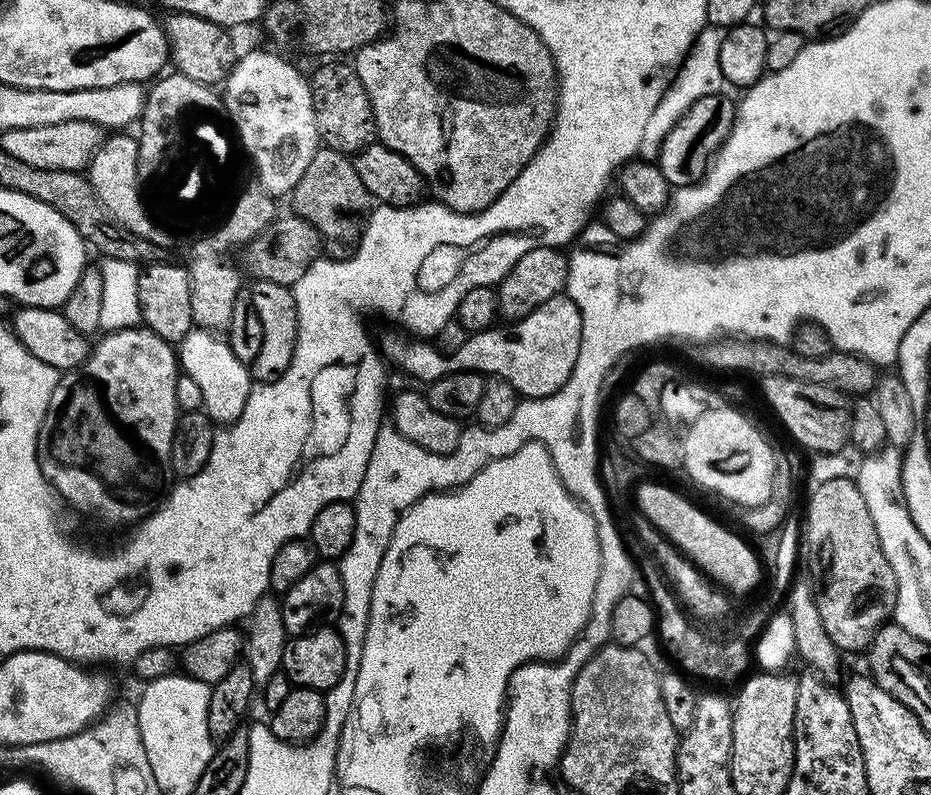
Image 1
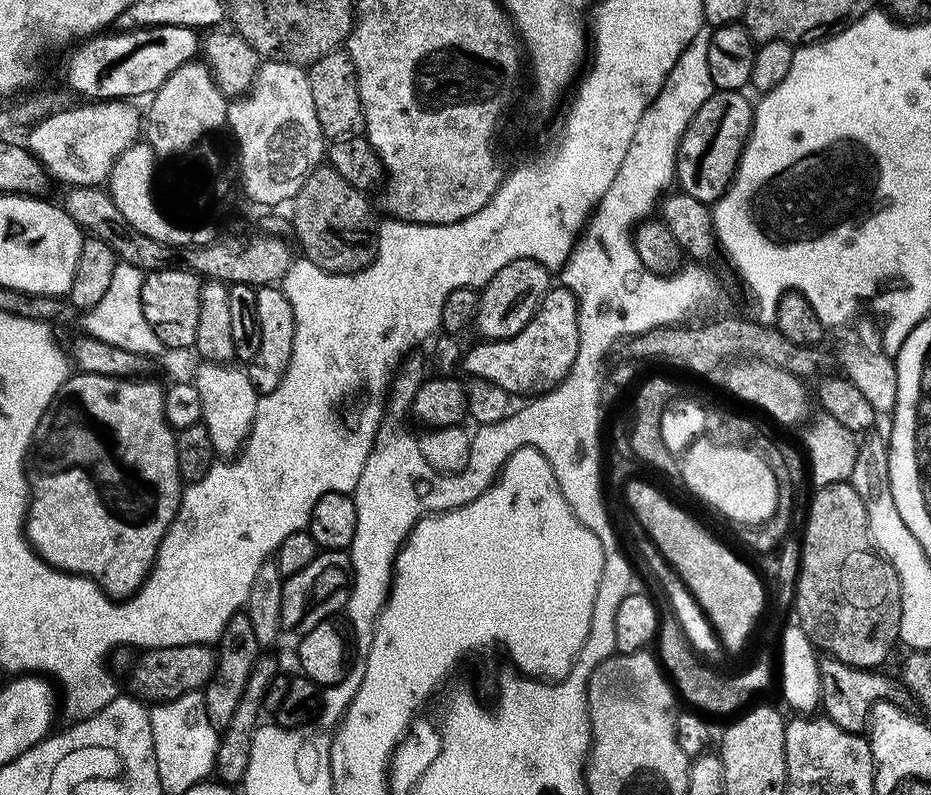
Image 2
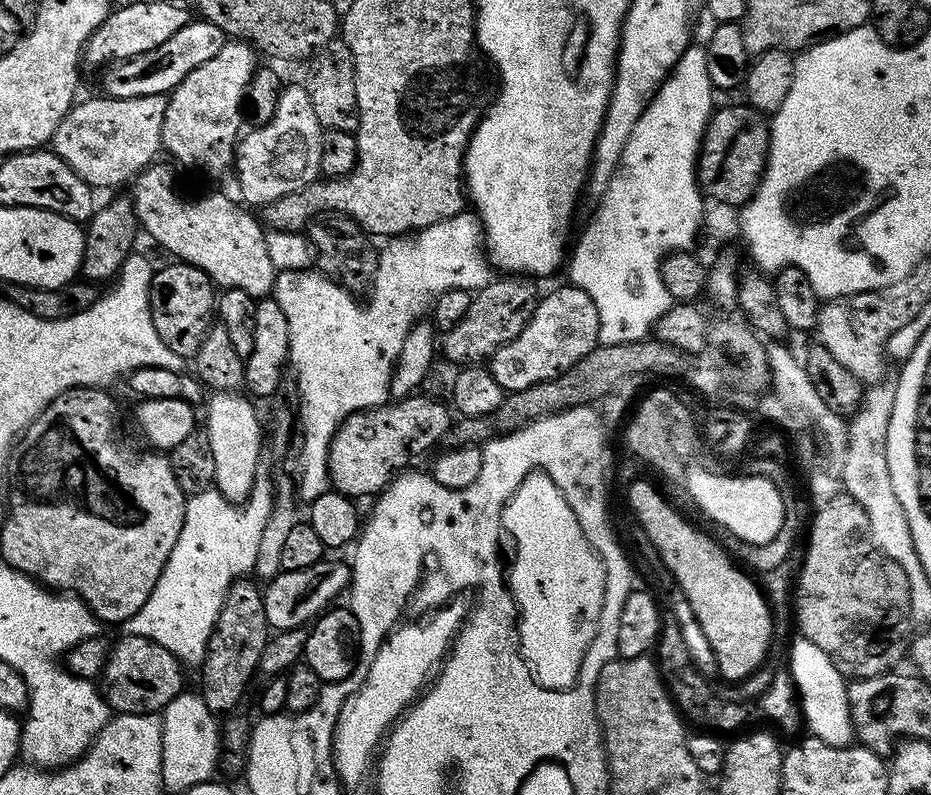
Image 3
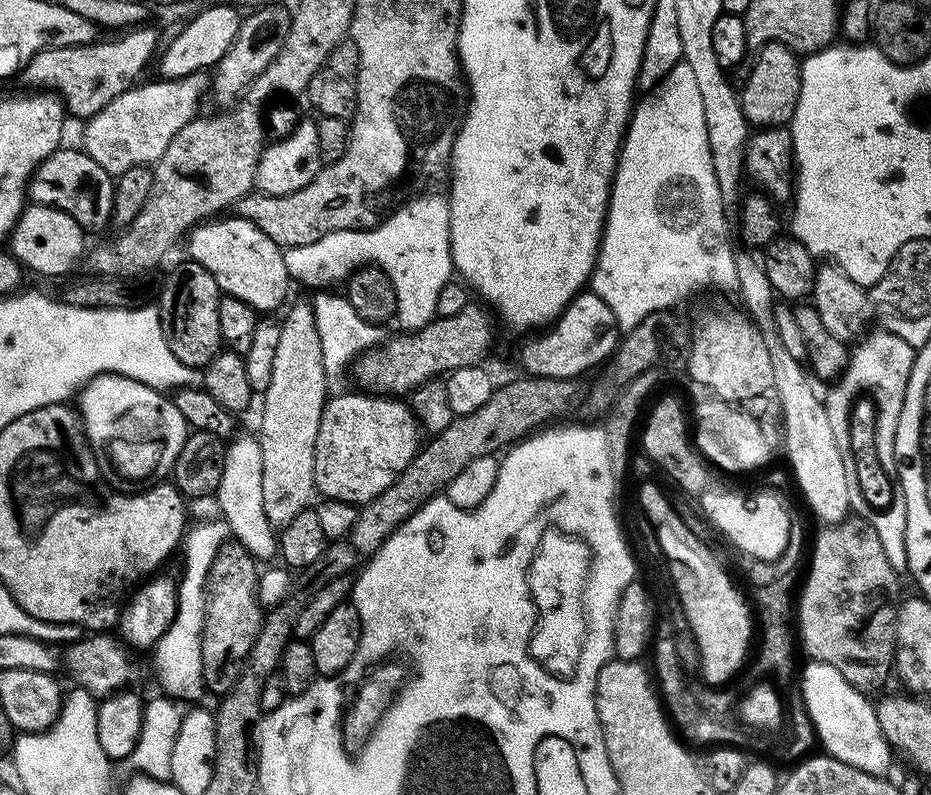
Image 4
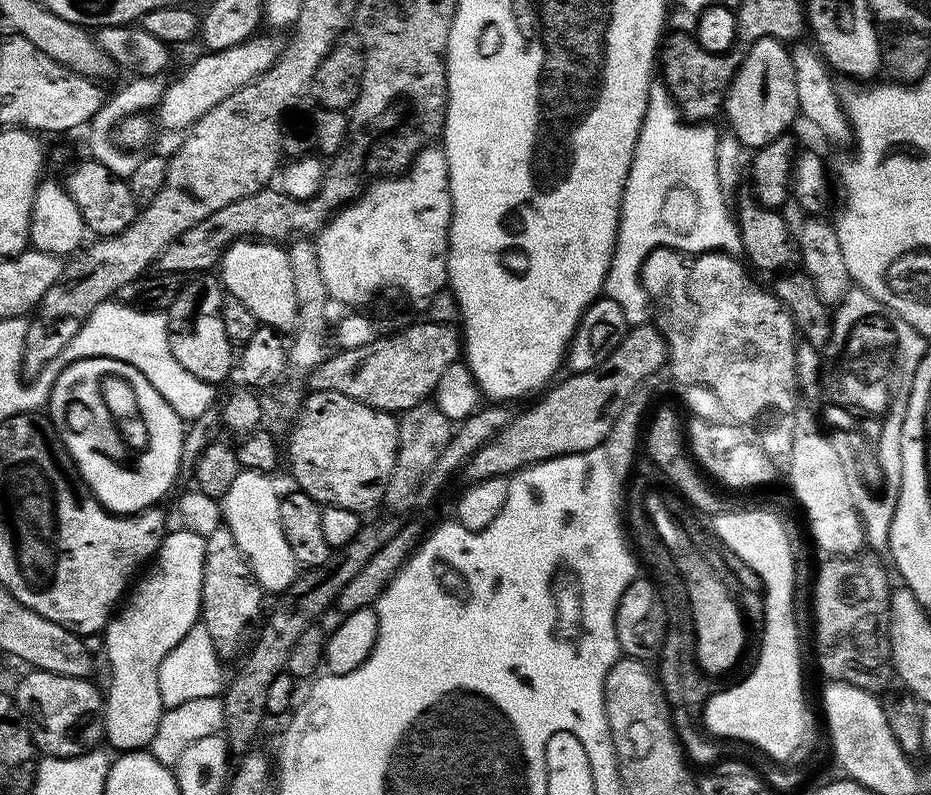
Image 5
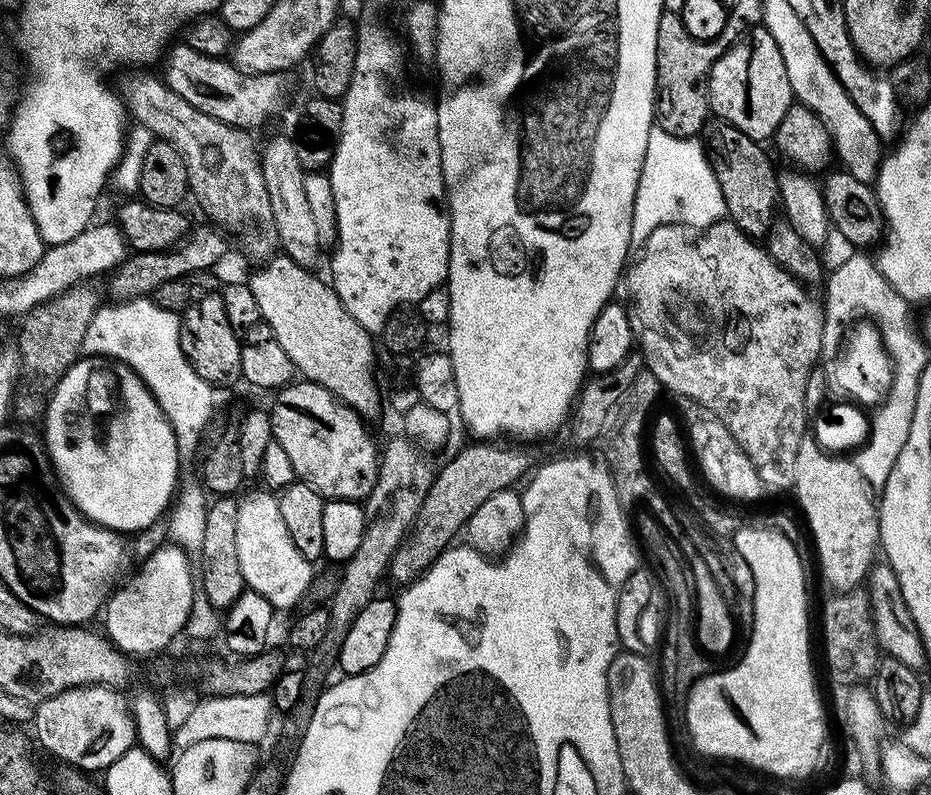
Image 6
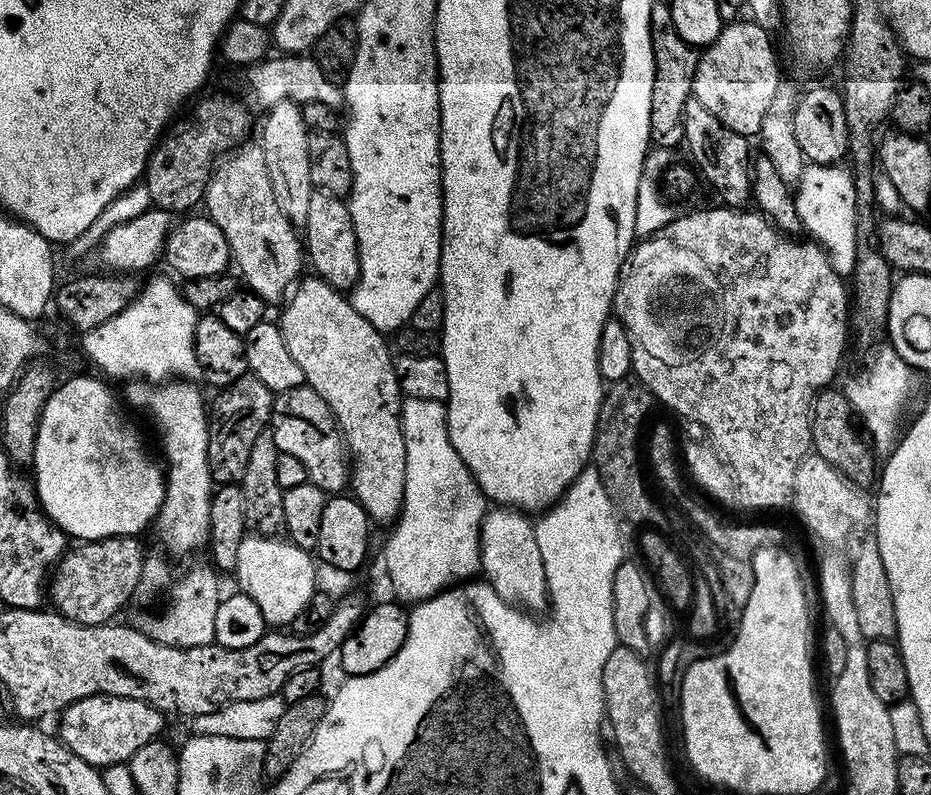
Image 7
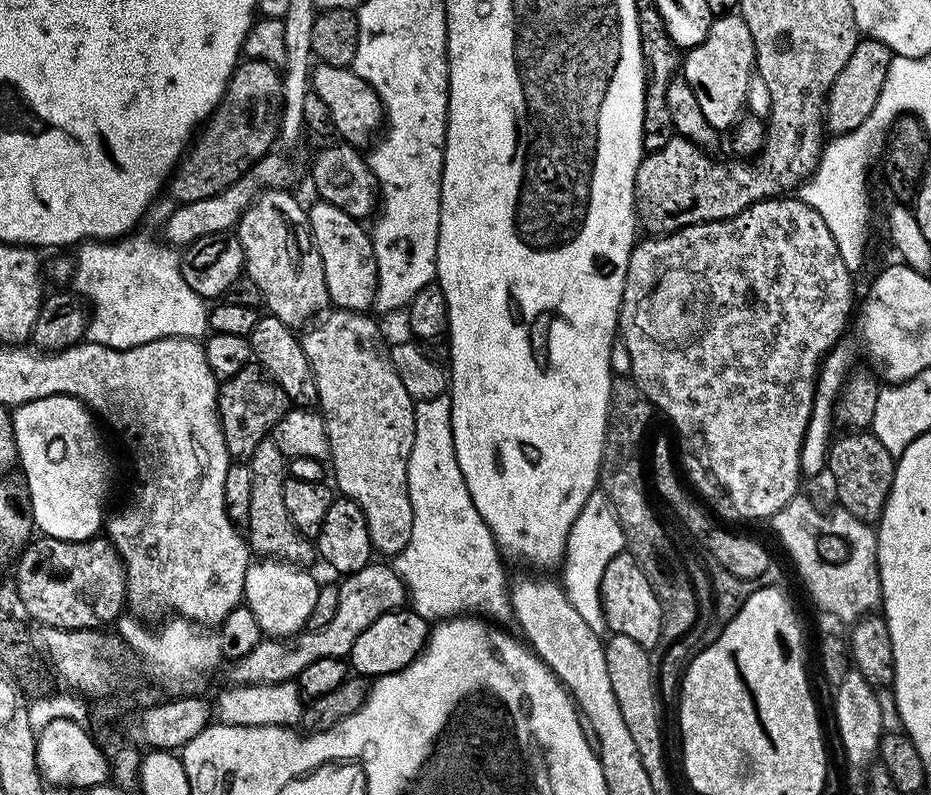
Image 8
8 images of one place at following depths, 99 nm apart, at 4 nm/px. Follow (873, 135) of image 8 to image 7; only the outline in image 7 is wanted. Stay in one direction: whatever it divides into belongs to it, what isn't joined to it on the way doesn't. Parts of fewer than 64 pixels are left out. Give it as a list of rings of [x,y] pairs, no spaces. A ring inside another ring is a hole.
[[[807,163],[796,183],[795,209],[805,231],[828,253],[834,270],[849,277],[856,261],[856,187],[849,167]]]

